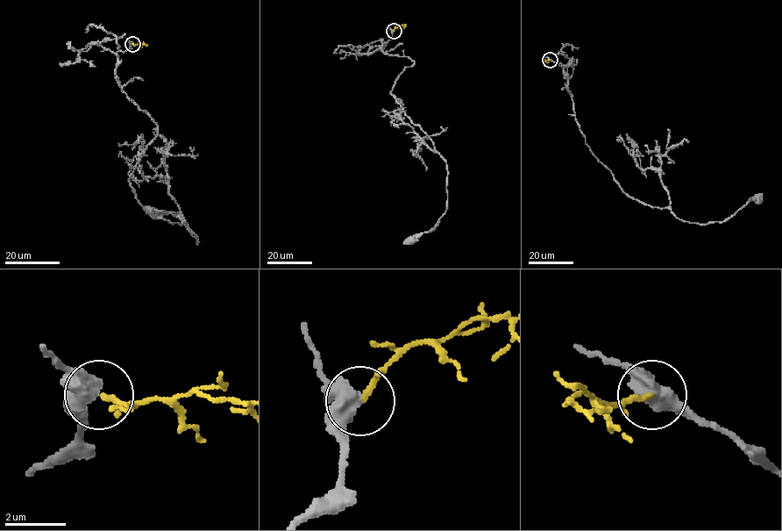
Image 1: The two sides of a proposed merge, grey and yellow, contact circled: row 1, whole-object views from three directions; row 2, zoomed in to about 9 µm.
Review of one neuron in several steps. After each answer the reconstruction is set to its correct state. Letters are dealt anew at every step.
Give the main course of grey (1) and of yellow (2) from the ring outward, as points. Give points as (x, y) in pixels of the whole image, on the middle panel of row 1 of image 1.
1: (394, 31), (380, 49), (414, 63), (391, 92), (430, 139), (448, 171), (444, 213), (412, 241)
2: (394, 31), (401, 25), (404, 25), (403, 28)

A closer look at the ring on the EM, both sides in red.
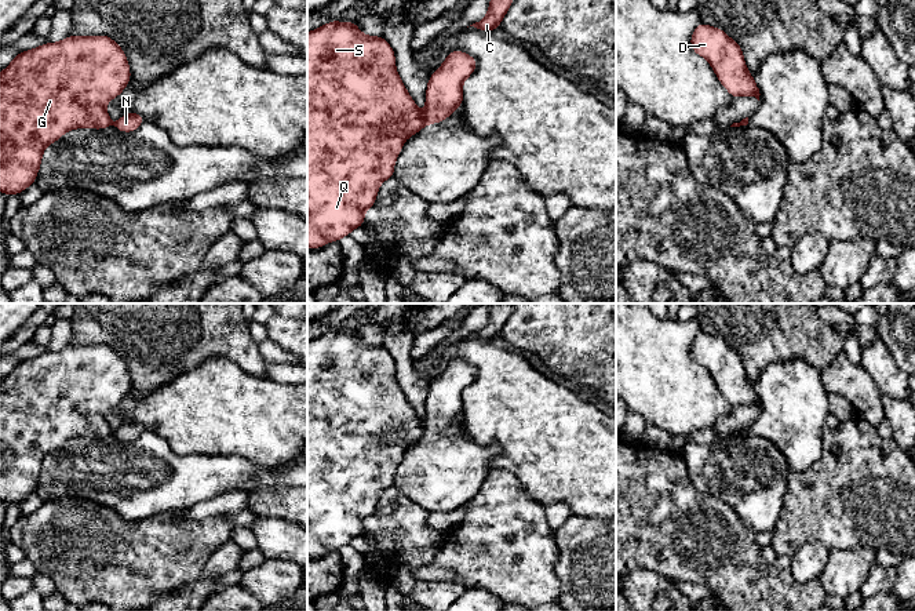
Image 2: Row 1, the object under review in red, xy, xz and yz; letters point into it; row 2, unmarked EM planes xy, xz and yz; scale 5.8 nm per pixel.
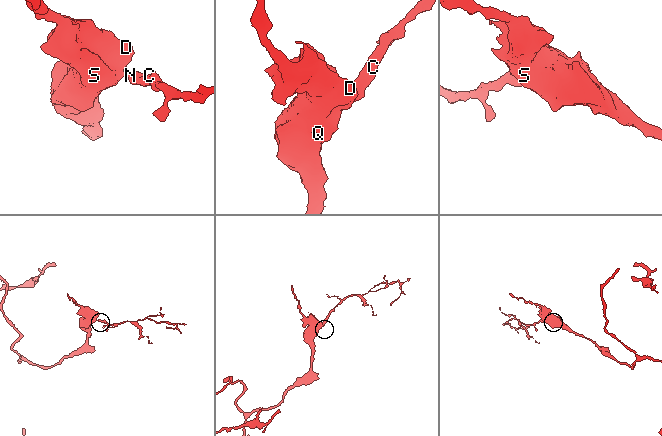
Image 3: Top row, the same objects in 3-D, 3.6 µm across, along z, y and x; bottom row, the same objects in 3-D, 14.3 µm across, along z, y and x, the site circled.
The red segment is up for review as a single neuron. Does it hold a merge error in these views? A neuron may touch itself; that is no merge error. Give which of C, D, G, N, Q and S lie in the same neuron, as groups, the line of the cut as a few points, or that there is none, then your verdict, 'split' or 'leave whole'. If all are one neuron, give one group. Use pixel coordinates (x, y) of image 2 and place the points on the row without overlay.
groups C N / D G Q S; cut xz (420, 424), (425, 432); split

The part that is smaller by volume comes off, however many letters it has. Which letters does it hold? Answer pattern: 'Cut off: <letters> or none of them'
Cut off: C, N

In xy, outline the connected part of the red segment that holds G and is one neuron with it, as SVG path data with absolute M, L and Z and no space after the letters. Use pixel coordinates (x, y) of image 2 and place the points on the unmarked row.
M68 345L15 364L0 382L0 499L19 503L34 492L43 459L74 437L113 434L106 412L131 389L123 357L109 345Z

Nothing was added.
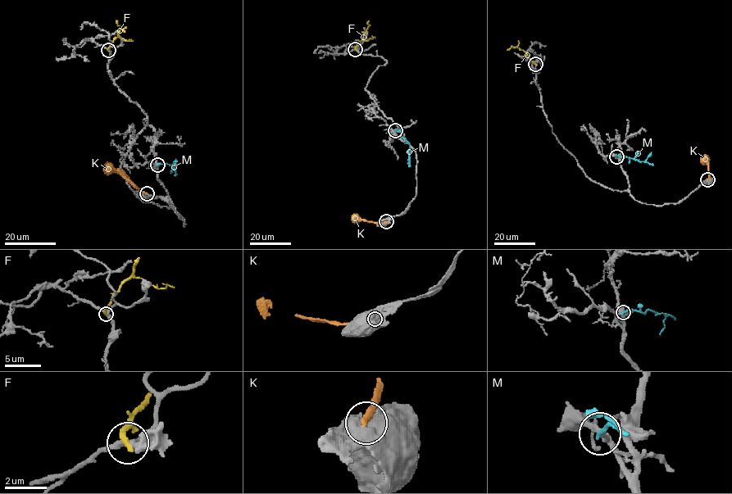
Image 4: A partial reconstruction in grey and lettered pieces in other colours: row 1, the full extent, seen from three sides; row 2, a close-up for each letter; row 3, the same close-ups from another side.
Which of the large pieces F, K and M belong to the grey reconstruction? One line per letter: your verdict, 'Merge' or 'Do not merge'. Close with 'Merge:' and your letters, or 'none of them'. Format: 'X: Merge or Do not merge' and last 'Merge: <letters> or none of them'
F: Do not merge
K: Do not merge
M: Do not merge
Merge: none of them

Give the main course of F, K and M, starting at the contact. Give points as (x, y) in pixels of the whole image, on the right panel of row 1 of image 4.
F: (535, 65), (522, 50), (511, 47), (507, 49)
K: (707, 180), (707, 165), (703, 158)
M: (616, 156), (644, 161), (651, 152)

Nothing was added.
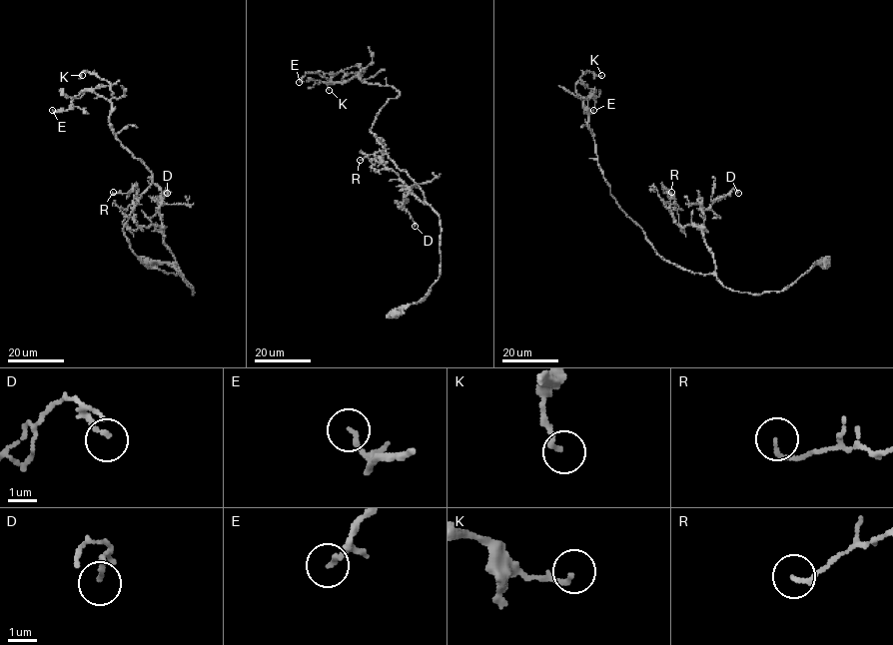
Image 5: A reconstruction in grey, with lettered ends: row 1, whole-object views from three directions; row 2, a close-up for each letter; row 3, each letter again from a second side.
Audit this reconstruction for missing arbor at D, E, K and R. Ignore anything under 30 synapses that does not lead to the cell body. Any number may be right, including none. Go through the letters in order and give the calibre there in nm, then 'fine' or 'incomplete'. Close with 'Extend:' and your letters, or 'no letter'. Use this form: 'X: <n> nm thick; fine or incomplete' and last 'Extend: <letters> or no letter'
D: 140 nm thick; fine
E: 150 nm thick; fine
K: 180 nm thick; fine
R: 130 nm thick; fine
Extend: no letter

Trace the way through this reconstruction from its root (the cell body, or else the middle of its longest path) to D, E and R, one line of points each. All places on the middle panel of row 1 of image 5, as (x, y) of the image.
D: (397, 315), (426, 295), (438, 279), (441, 266), (440, 217), (428, 204), (406, 192), (404, 209), (415, 226)
E: (397, 315), (438, 279), (441, 232), (371, 132), (399, 92), (319, 71), (299, 82)
R: (397, 315), (418, 303), (439, 276), (440, 217), (411, 193), (394, 171), (380, 162), (380, 152), (360, 160)

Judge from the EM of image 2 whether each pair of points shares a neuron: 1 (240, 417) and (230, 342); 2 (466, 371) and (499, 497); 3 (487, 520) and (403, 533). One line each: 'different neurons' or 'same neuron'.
1: different neurons
2: different neurons
3: different neurons

